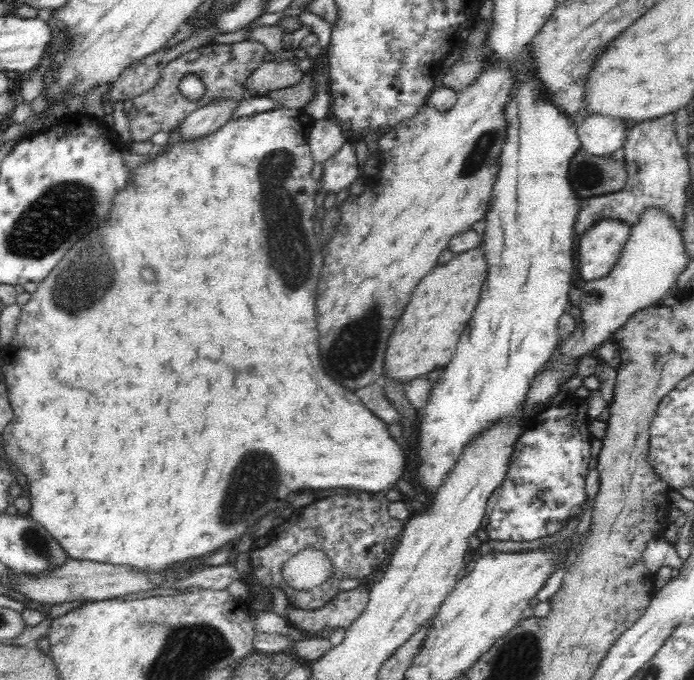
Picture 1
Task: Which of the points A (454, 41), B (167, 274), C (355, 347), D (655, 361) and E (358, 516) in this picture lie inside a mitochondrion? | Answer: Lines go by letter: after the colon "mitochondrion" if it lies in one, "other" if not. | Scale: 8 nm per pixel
A: other
B: other
C: mitochondrion
D: mitochondrion
E: mitochondrion

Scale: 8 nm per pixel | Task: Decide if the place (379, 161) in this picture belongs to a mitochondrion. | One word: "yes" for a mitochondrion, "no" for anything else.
no

